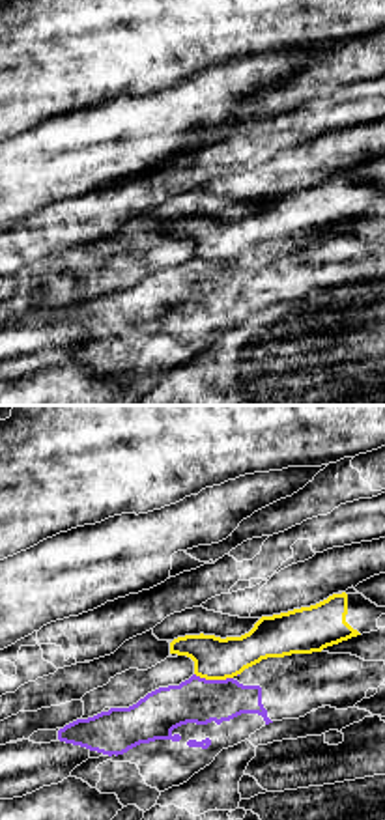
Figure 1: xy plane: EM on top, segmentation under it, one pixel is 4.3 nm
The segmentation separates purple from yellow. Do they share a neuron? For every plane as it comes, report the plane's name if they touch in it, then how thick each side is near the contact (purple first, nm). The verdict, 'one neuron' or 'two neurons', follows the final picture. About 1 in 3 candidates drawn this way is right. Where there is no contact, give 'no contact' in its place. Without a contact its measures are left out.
xy | 200/180 nm

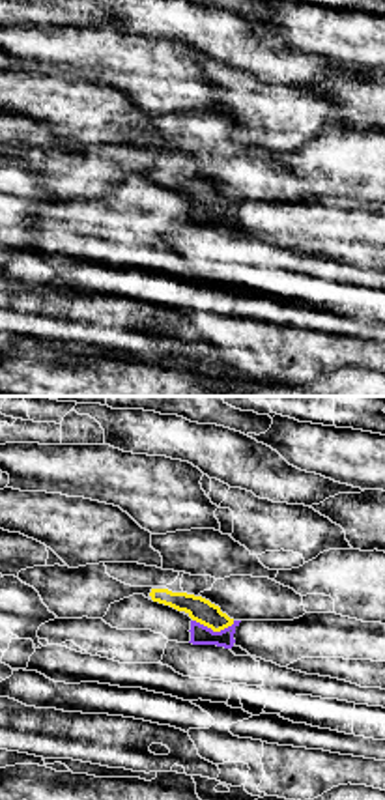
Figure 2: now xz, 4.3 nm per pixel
xz | 90/110 nm

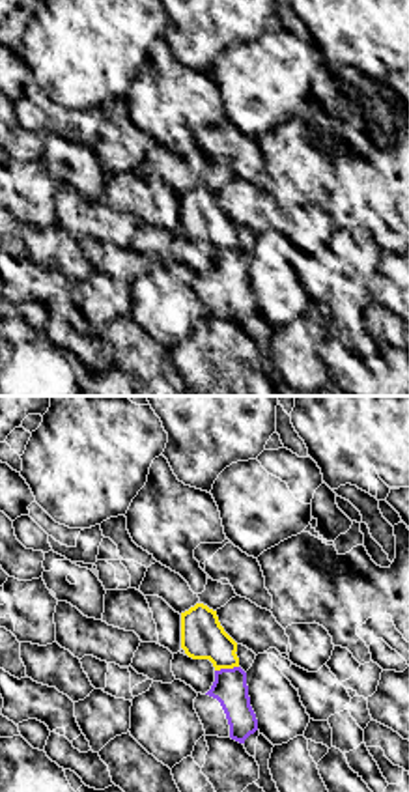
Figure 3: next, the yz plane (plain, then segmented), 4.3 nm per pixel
yz | 150/190 nm

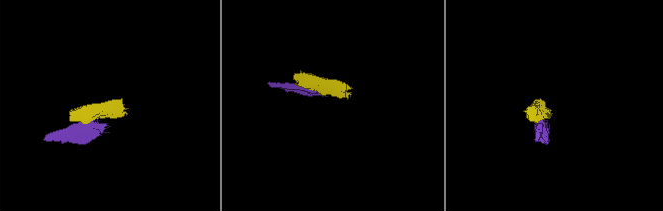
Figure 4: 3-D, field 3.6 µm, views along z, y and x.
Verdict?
two neurons

